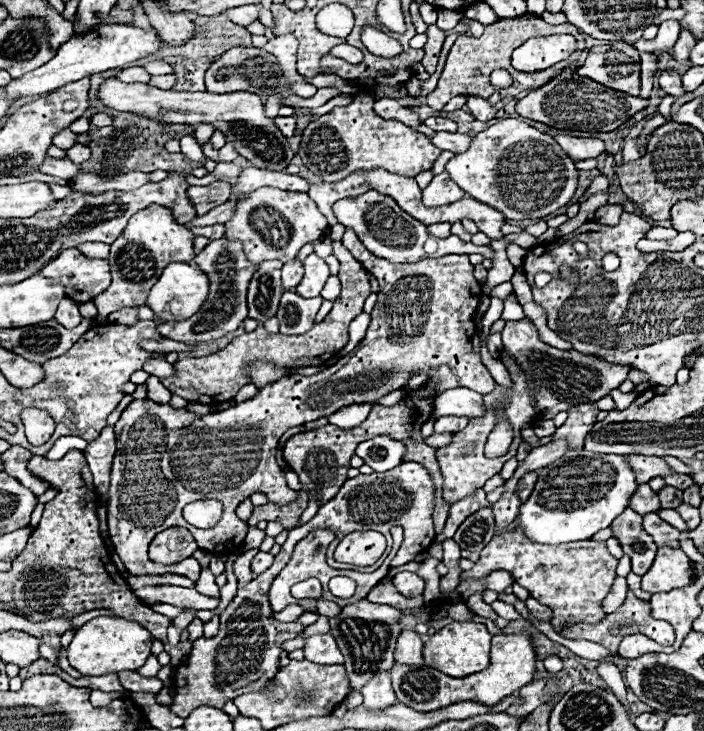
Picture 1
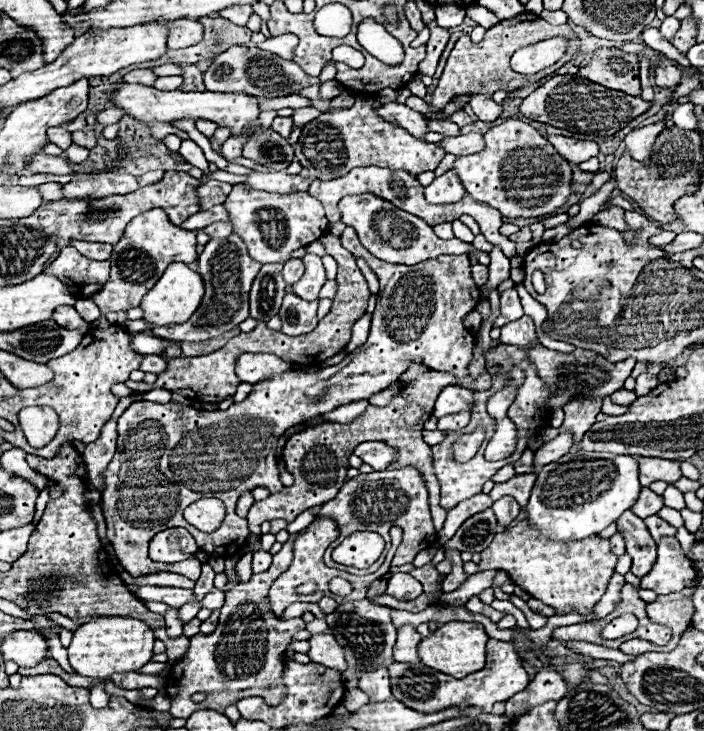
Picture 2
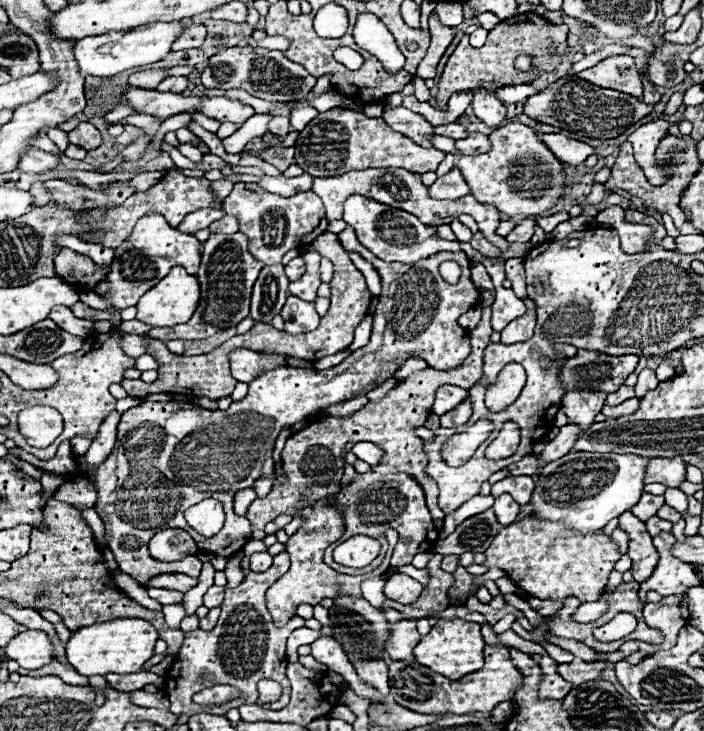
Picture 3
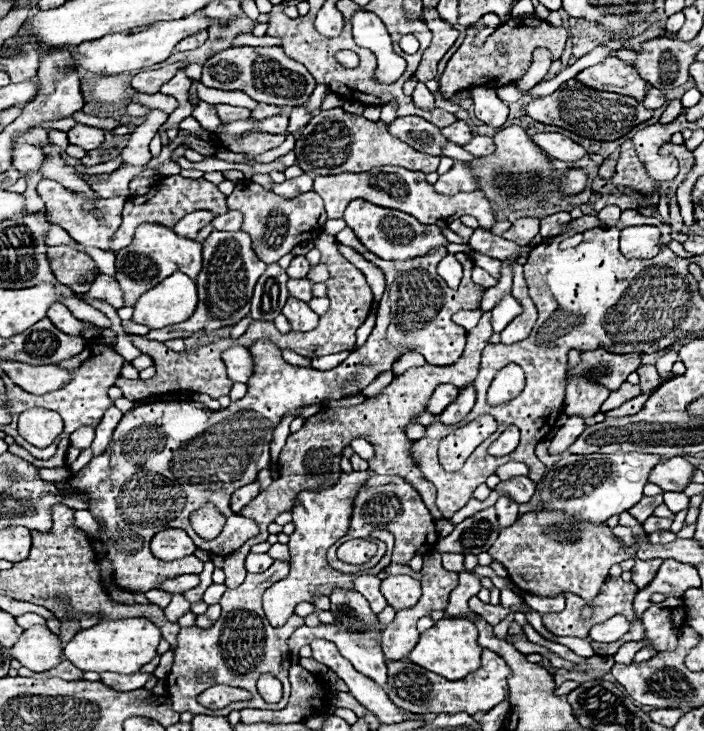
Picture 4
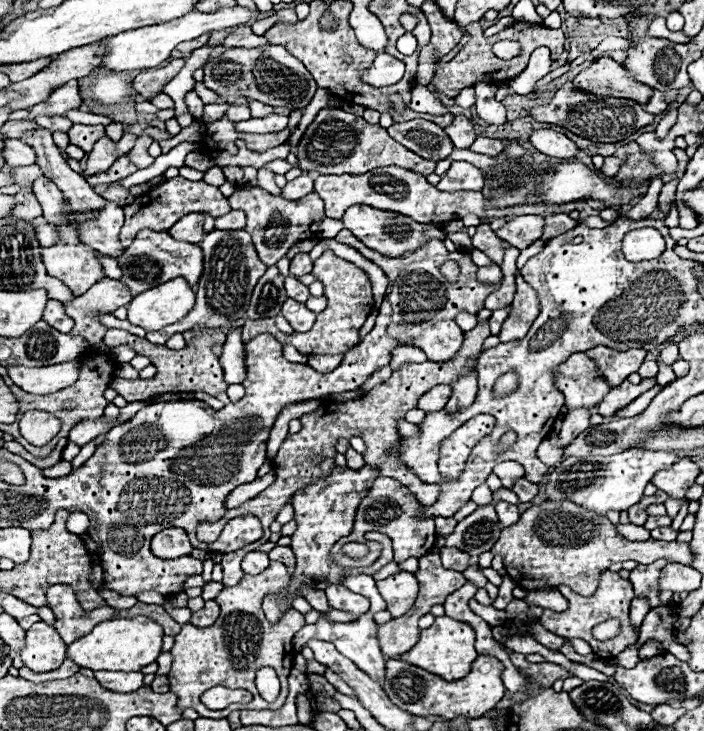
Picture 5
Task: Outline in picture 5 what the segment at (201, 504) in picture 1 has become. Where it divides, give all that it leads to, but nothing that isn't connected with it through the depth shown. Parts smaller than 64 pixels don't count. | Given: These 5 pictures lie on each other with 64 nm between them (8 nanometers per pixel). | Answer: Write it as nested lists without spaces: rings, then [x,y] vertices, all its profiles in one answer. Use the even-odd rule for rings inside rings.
[[[488,320],[480,322],[474,330],[466,332],[464,334],[464,348],[458,352],[458,356],[454,360],[448,360],[446,364],[434,364],[434,362],[422,362],[422,364],[404,364],[402,368],[394,370],[392,372],[392,378],[386,382],[386,384],[380,384],[376,386],[374,390],[370,390],[368,394],[364,394],[360,400],[356,402],[344,402],[344,404],[330,404],[326,402],[324,404],[324,416],[318,418],[316,422],[316,412],[312,414],[306,414],[300,418],[302,422],[302,430],[298,434],[290,434],[284,444],[280,446],[276,458],[274,458],[274,470],[276,470],[276,480],[266,488],[262,490],[256,498],[244,502],[240,508],[234,508],[234,510],[228,510],[226,516],[222,516],[218,522],[200,522],[198,528],[196,528],[196,534],[202,542],[214,542],[220,532],[222,532],[226,522],[234,516],[244,516],[244,514],[252,514],[256,516],[262,526],[264,526],[264,536],[248,546],[244,546],[242,550],[238,552],[230,552],[230,554],[224,554],[222,558],[222,568],[224,568],[224,580],[222,584],[224,586],[236,586],[244,572],[240,568],[240,562],[242,558],[246,556],[246,552],[250,550],[256,550],[260,544],[269,541],[271,530],[270,525],[278,512],[292,500],[292,496],[296,494],[296,490],[304,488],[306,484],[312,484],[312,482],[318,482],[318,480],[324,480],[330,476],[330,472],[336,468],[336,462],[334,462],[334,456],[338,454],[336,452],[336,442],[340,438],[350,438],[350,436],[362,436],[368,444],[368,464],[374,466],[382,476],[390,476],[390,478],[398,478],[402,484],[406,484],[416,496],[418,496],[418,502],[422,506],[432,506],[436,500],[438,500],[438,492],[440,488],[436,484],[426,484],[422,482],[404,462],[400,462],[400,442],[402,442],[402,436],[398,434],[398,422],[404,420],[406,412],[412,410],[412,408],[418,408],[418,400],[434,386],[438,384],[452,384],[456,382],[460,376],[466,376],[470,374],[474,368],[476,368],[476,362],[478,362],[478,356],[482,352],[482,342],[490,336],[490,326],[488,326]]]

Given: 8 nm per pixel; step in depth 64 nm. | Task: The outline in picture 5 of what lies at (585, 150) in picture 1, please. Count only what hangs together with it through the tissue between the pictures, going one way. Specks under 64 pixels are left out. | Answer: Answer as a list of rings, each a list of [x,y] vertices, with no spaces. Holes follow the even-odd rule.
[[[534,130],[530,136],[530,144],[538,152],[552,158],[568,160],[578,154],[578,146],[572,140],[568,140],[564,134],[554,132],[554,130]]]

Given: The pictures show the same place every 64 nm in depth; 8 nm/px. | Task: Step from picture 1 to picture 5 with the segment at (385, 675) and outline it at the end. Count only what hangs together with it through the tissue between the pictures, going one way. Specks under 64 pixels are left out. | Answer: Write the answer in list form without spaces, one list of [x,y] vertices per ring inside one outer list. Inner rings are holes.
[[[362,616],[358,622],[352,622],[352,624],[344,624],[344,622],[332,622],[332,620],[326,620],[326,618],[320,618],[316,624],[306,624],[304,628],[300,628],[294,638],[292,638],[292,644],[306,644],[308,640],[316,638],[316,640],[326,640],[326,642],[332,642],[336,646],[340,646],[340,652],[352,660],[362,672],[366,672],[370,678],[382,682],[385,678],[386,662],[383,658],[382,652],[380,652],[380,646],[378,640],[376,640],[376,630],[378,630],[378,624],[368,618],[368,616]]]

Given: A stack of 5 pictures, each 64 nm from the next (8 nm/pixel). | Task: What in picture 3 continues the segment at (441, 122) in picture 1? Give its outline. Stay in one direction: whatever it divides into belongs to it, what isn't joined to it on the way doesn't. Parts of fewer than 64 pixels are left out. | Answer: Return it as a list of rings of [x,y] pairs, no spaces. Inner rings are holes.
[[[452,122],[452,124],[442,124],[442,126],[434,126],[434,134],[440,134],[440,136],[448,136],[448,138],[464,138],[466,136],[466,128]]]

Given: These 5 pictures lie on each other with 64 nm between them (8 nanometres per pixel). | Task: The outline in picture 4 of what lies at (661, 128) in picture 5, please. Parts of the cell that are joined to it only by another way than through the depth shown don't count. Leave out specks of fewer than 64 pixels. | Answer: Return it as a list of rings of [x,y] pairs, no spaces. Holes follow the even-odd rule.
[[[670,100],[668,106],[666,106],[666,110],[664,110],[664,114],[660,116],[660,122],[662,122],[662,124],[670,124],[672,120],[678,118],[680,112],[682,112],[682,104],[680,104],[680,100]]]

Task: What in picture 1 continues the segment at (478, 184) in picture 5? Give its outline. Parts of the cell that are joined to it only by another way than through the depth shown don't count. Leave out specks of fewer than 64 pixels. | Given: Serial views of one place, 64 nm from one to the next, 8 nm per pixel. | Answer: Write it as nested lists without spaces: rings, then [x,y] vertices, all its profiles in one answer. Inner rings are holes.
[[[442,172],[432,178],[432,182],[422,190],[422,202],[424,206],[448,206],[464,198],[464,192],[454,184],[454,180],[448,176],[448,172]]]

